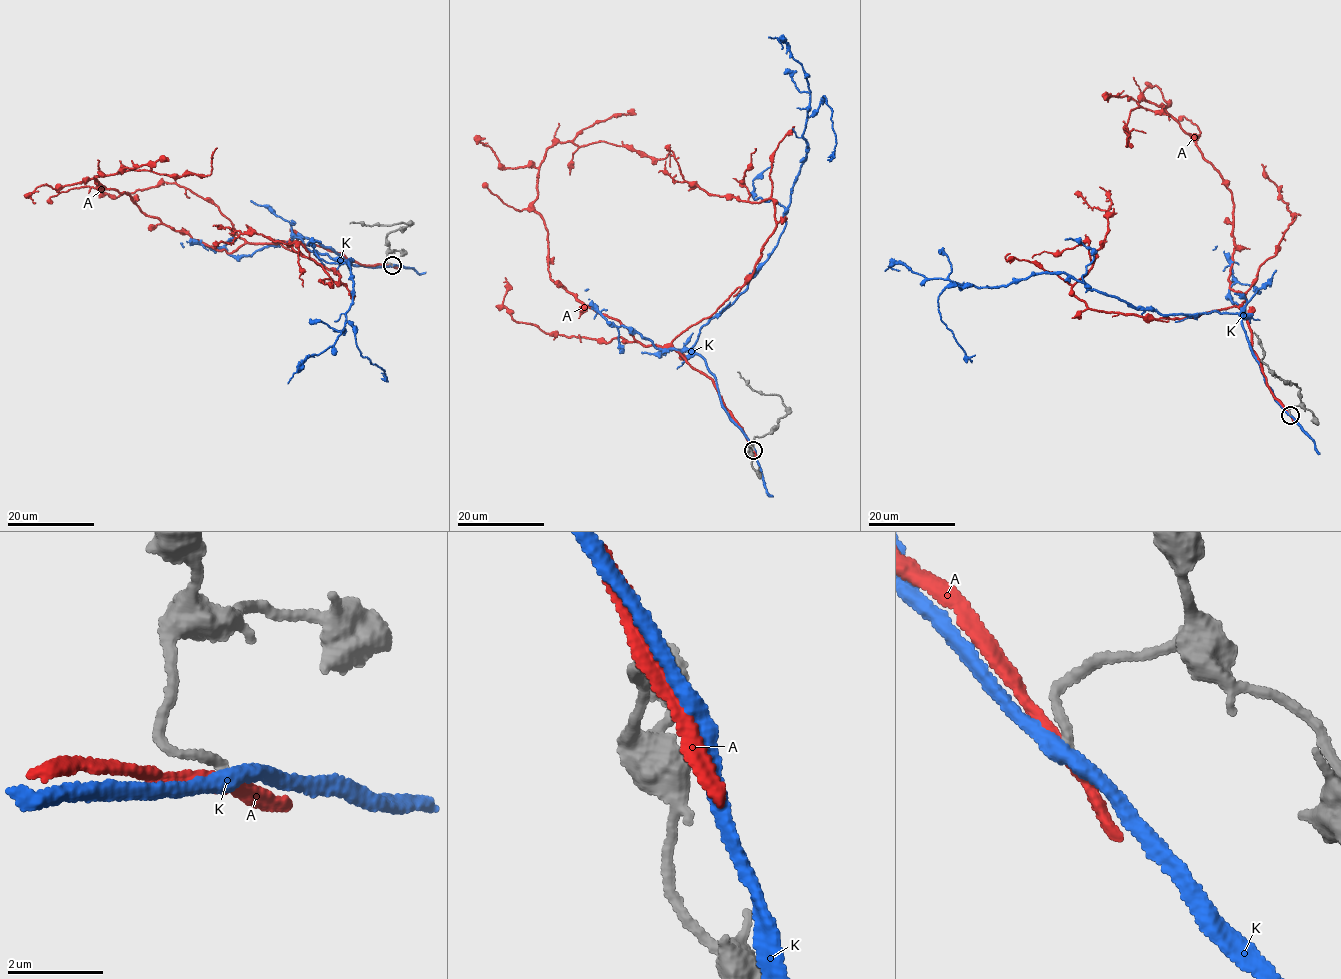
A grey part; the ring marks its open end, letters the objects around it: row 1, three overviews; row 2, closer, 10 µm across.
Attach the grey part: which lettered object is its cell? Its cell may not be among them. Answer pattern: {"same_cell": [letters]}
{"same_cell": []}

